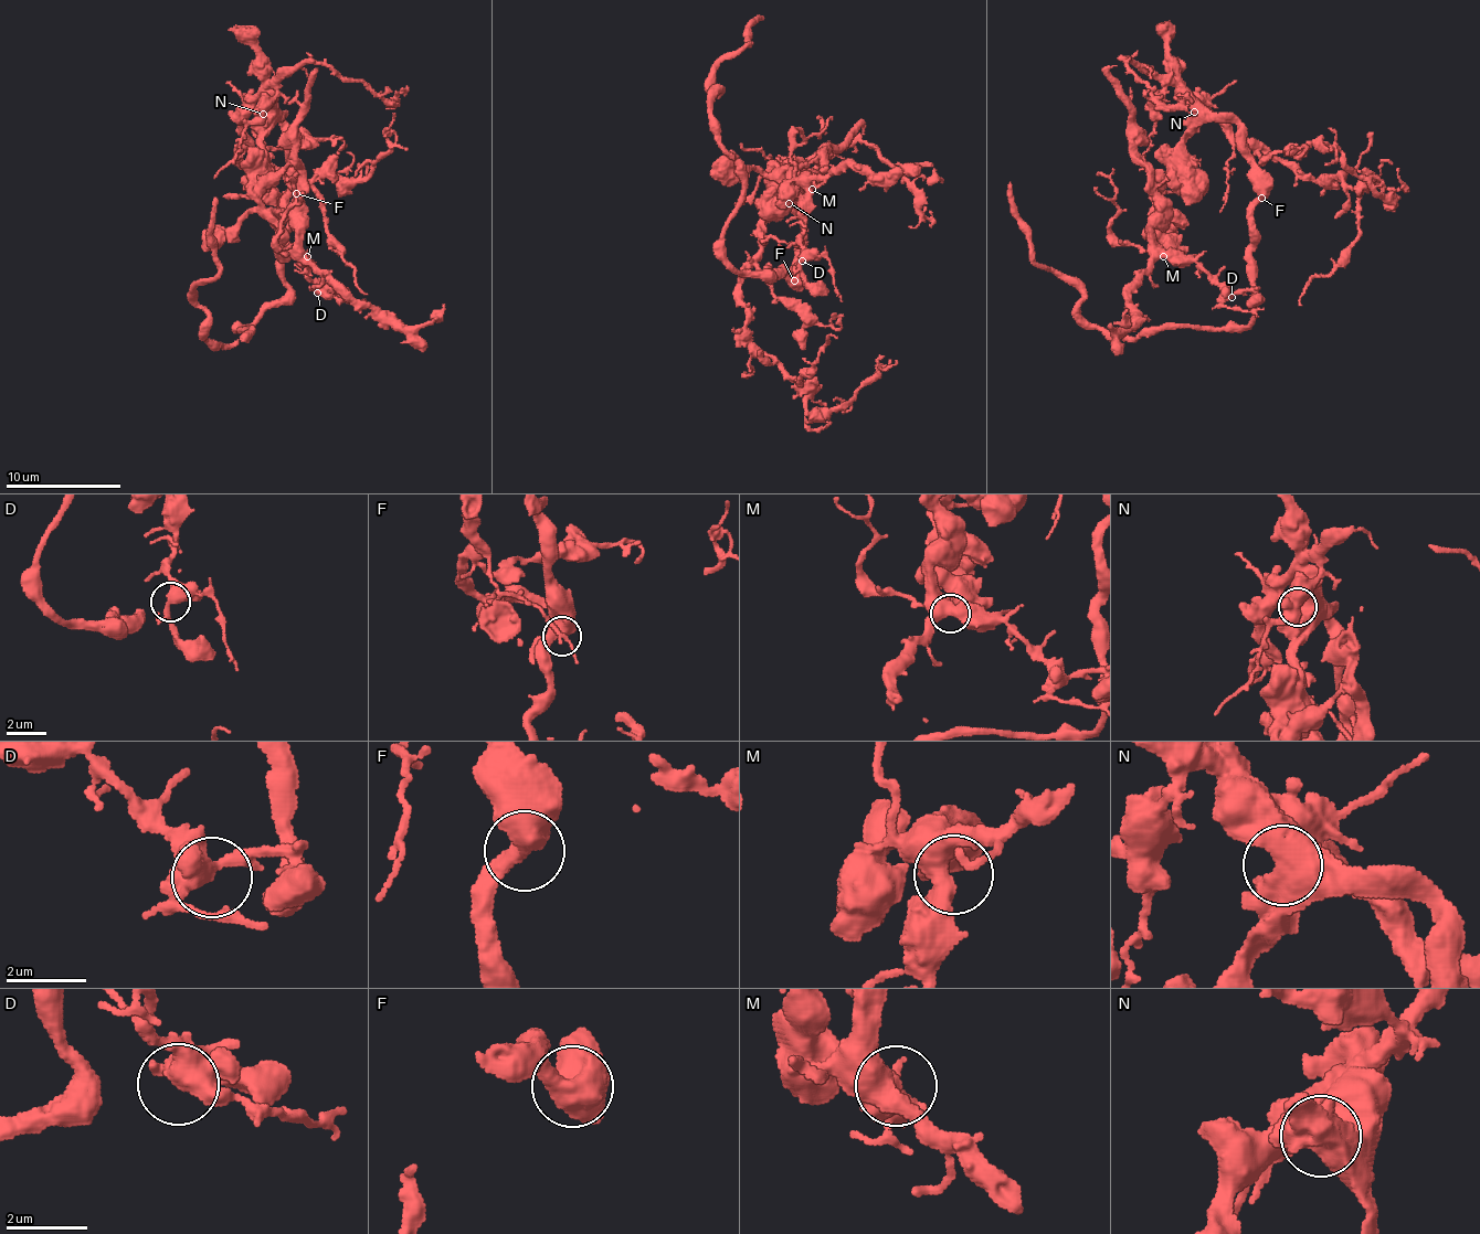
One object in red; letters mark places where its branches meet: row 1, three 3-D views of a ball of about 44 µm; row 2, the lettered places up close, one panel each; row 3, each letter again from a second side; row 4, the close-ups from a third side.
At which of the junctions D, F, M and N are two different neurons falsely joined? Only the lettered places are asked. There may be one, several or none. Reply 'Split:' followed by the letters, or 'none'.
Split: none

